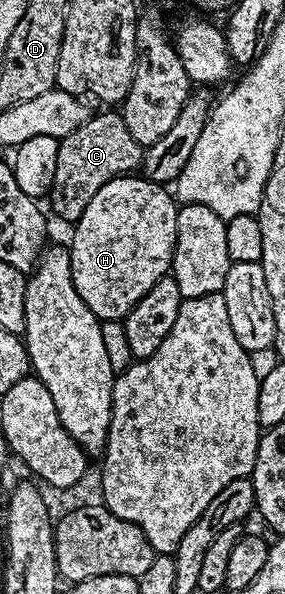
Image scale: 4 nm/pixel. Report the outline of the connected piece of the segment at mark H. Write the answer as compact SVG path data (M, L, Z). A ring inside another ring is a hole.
M125 176L115 178L98 192L94 192L94 200L86 204L86 212L75 222L70 241L72 251L72 279L78 296L94 312L94 316L101 320L123 320L158 284L158 280L169 273L172 265L172 253L176 247L176 211L178 202L171 193L168 194L163 185L158 182L151 182L143 176Z

